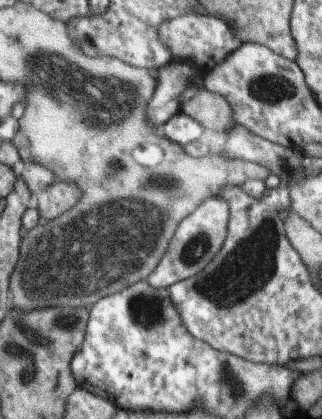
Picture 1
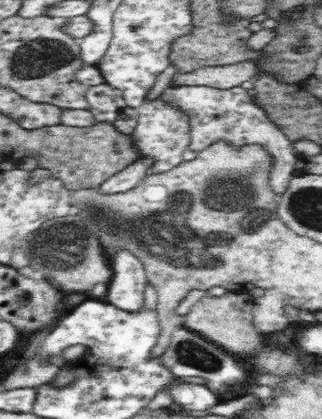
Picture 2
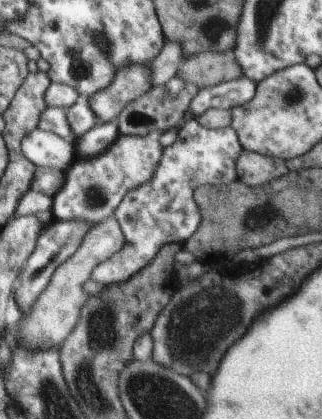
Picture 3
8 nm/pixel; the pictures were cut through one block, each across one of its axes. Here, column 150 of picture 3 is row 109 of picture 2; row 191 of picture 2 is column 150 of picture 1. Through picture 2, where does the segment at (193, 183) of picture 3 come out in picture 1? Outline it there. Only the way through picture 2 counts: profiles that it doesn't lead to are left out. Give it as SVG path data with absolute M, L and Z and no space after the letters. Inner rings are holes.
M205 198L195 212L191 212L189 216L185 216L177 228L175 228L175 236L171 236L171 242L167 246L167 252L163 254L163 258L159 260L159 264L155 266L155 270L145 278L145 282L157 290L167 290L171 286L175 286L181 280L187 280L199 272L203 272L203 268L219 254L219 250L223 248L223 242L229 234L229 222L231 222L231 206L223 200L223 198Z

